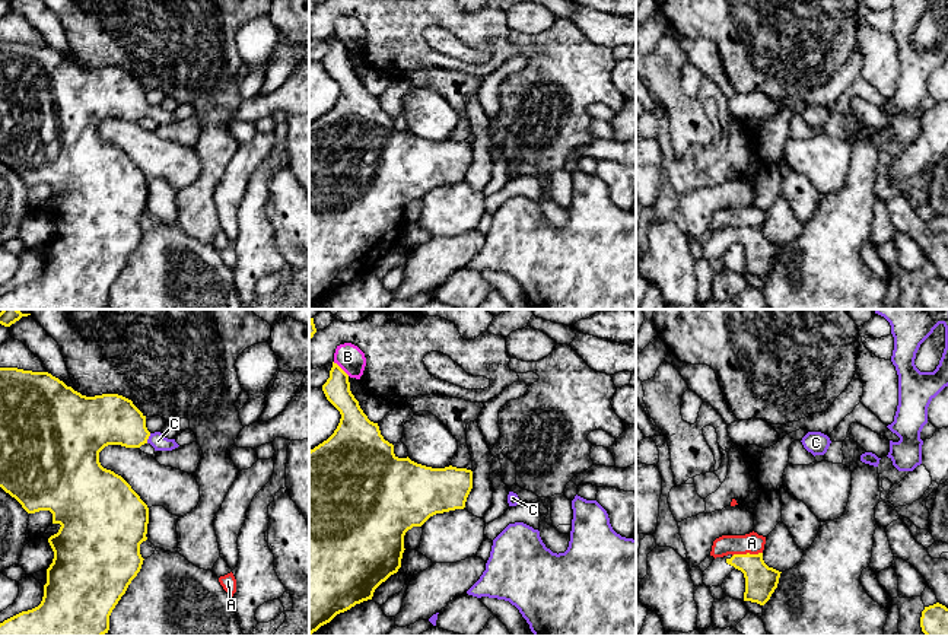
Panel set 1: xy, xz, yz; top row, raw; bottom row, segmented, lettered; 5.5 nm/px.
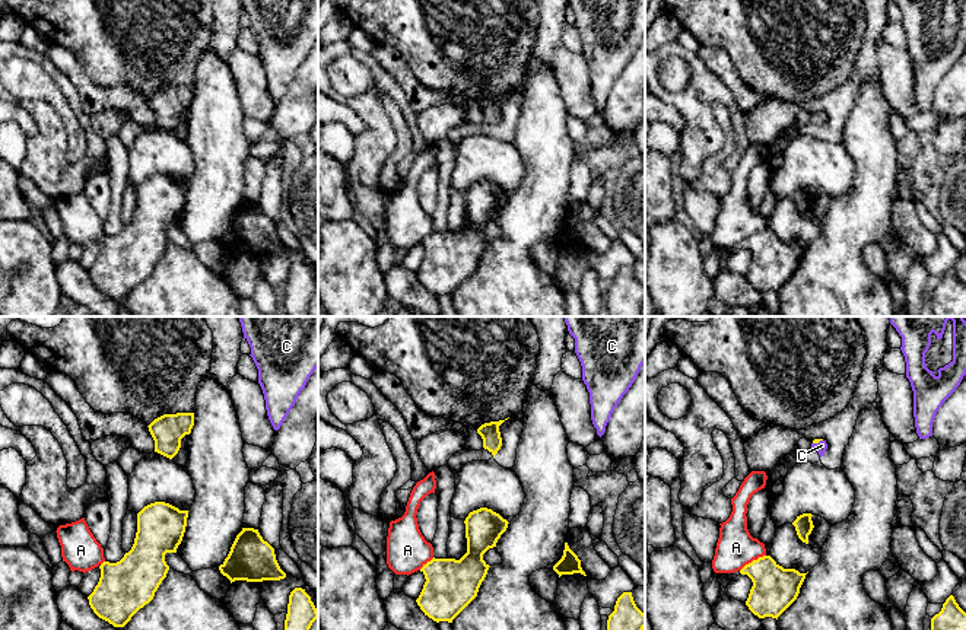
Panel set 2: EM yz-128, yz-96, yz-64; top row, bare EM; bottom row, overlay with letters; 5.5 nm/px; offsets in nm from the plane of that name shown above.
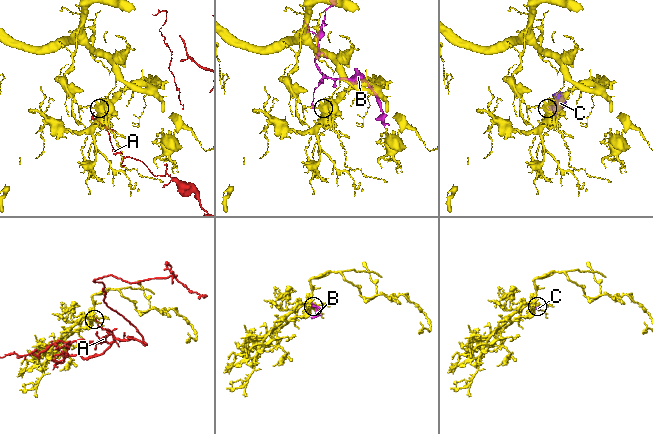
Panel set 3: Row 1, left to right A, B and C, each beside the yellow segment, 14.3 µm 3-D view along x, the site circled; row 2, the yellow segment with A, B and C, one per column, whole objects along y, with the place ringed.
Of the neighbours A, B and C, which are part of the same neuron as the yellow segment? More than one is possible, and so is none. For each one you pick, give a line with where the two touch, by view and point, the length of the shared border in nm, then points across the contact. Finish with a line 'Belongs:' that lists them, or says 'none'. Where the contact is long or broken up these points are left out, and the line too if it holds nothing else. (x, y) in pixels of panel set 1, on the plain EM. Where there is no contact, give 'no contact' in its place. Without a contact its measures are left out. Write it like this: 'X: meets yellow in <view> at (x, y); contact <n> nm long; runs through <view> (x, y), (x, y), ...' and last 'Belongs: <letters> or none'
C: meets yellow in xy at (148, 111); contact 60 nm long; runs through xy (110, 92), (148, 111), (158, 114)
Belongs: C

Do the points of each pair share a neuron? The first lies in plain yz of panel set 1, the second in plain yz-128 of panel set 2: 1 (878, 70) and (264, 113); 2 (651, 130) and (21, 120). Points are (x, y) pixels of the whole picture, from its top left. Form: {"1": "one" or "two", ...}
{"1": "one", "2": "two"}

